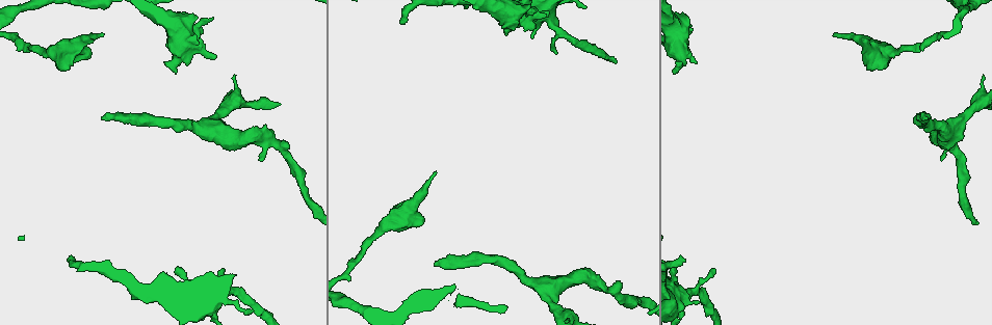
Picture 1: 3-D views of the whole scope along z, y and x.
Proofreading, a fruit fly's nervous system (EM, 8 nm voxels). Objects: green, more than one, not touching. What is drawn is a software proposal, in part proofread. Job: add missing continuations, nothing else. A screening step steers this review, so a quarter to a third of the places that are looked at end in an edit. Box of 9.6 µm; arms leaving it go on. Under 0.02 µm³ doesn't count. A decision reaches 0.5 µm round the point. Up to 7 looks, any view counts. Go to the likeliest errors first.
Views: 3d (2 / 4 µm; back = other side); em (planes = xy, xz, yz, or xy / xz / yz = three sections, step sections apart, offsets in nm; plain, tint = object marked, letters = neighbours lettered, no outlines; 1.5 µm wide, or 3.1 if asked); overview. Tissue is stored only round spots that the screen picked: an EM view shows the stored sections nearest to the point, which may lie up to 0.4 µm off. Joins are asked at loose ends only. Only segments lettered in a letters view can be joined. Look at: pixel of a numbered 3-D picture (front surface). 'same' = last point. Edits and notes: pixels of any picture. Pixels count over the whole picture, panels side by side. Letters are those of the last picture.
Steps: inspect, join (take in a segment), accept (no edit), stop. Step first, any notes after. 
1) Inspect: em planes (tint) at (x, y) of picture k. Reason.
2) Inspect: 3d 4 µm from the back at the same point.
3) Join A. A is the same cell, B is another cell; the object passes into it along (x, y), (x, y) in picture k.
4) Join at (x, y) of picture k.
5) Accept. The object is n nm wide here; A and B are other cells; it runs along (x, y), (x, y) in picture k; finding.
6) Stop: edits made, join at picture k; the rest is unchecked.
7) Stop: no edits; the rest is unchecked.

Inspect: 3d 2 µm at (101, 35) of picture 1. An open end.

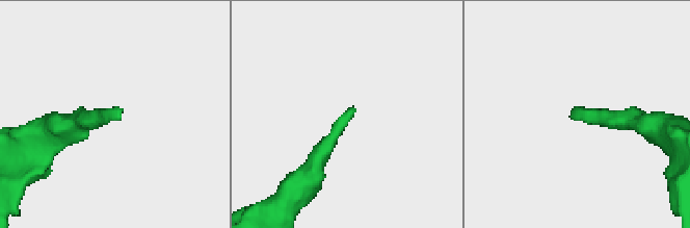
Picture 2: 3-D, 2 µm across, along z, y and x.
Inspect: em planes (plain) at (572, 118) of picture 2.

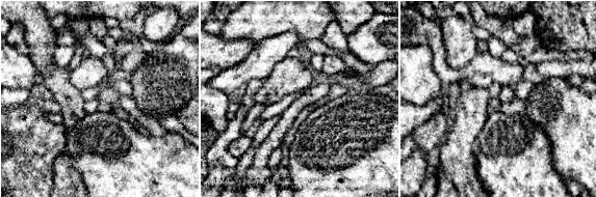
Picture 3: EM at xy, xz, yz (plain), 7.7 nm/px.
Inspect: em planes (letters) at the same point. What lies round it.

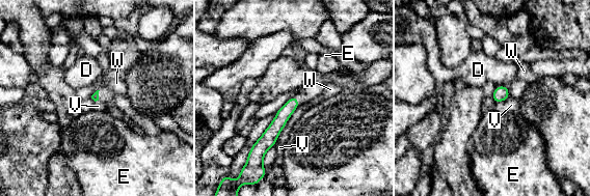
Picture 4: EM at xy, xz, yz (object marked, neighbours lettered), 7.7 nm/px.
Accept. D, E, V and W are other cells; it runs along (295, 100), (270, 136), (258, 148) in picture 4; no lettered segment goes on from it.

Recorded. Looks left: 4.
Inspect: 3d 2 µm at (940, 160) of picture 1. Branch stops here.

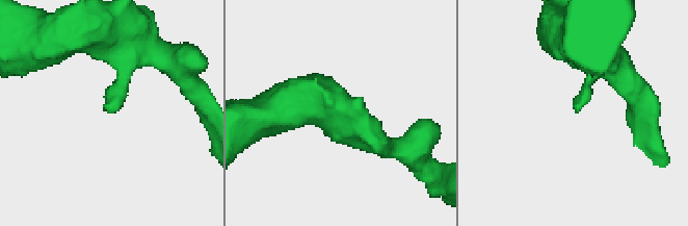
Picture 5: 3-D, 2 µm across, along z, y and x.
Inspect: em planes (plain) at (577, 112) of picture 5.

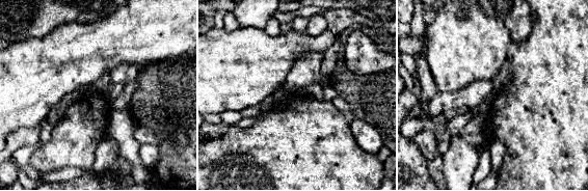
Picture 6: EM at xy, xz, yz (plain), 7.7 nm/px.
Inspect: em planes (letters) at the same point.

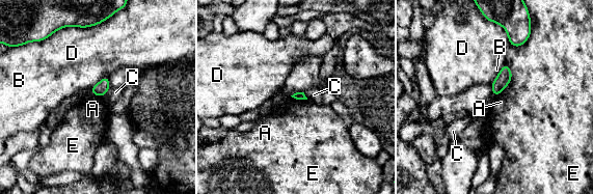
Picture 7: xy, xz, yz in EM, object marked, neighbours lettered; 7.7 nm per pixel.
Accept. The longest contact is with D, 200 nm; A, B, C, D and E are other cells; none of them fits.

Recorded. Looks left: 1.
Inspect: em planes (letters) at (504, 34) of picture 1. Free end.

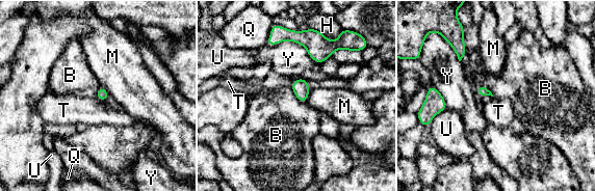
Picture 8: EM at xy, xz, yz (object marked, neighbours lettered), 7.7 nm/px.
Accept. B, H, M, Q, T, U and Y are other cells; none of them fits.

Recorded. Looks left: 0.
Stop: no edits; the rest is unchecked.

